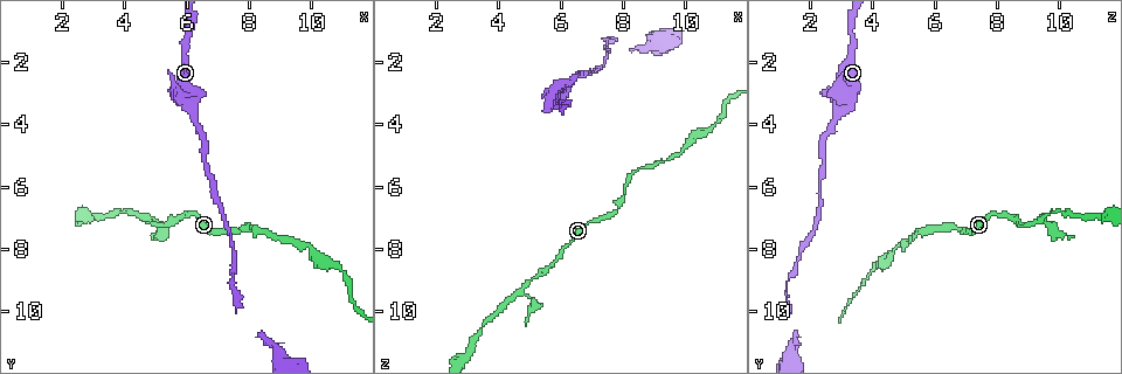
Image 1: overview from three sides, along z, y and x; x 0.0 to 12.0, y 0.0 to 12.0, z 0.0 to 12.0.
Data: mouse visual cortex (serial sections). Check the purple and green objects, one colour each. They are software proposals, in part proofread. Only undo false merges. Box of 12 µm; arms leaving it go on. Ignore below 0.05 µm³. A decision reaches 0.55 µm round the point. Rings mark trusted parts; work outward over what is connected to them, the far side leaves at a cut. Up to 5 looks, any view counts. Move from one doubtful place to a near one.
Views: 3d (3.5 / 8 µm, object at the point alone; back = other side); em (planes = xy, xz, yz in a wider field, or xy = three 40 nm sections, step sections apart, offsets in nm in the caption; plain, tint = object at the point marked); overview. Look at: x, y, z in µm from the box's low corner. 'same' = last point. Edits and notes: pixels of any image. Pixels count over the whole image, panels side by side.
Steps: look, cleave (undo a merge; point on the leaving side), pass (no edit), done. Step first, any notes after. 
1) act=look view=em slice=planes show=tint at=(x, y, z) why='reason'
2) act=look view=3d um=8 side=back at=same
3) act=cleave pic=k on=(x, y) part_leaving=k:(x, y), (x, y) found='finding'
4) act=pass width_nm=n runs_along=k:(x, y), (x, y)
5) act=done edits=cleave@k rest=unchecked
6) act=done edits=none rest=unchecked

act=look view=3d um=8 at=(4.8, 7.0, 9.3) why='a fork'

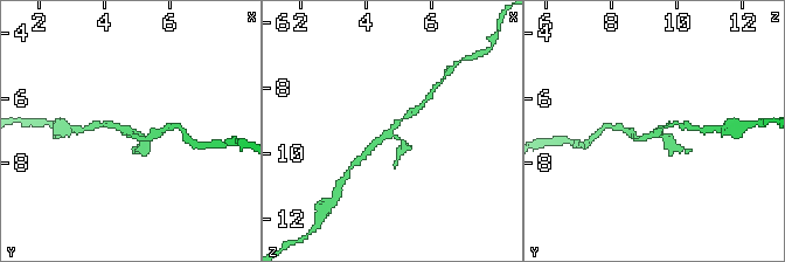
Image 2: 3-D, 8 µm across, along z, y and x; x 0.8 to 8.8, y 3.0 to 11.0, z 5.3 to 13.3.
act=look view=em slice=xy step=3 show=tint at=(4.7, 7.0, 9.4)

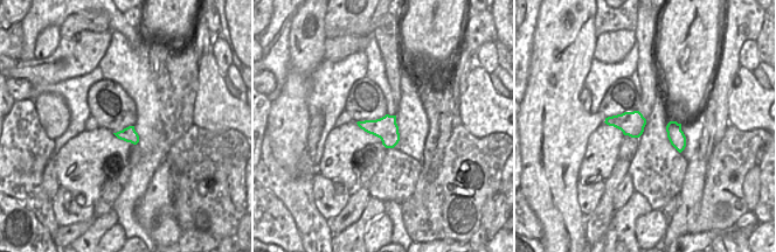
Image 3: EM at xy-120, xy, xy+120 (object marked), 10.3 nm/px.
act=pass width_nm=240 runs_along=2:(415, 110), (366, 153) found='all the same cell'

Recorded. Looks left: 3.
act=look view=3d um=3.5 at=(6.0, 3.4, 3.2) why='calibre changes'

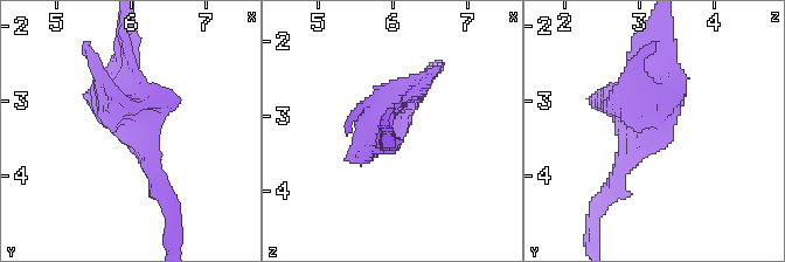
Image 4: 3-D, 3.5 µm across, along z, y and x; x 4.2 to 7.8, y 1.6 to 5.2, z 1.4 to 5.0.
act=look view=em slice=xy step=5 show=plain at=(6.00, 3.40, 3.25)

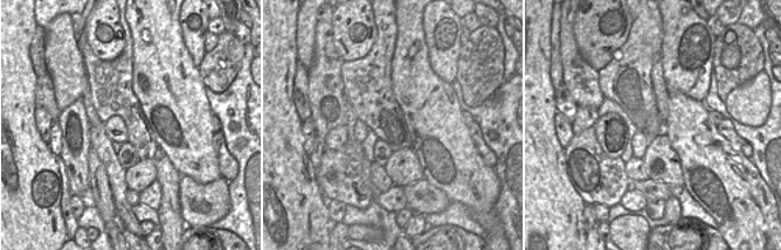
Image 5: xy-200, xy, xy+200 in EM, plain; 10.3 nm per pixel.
act=look view=em slice=xy step=5 show=tint at=same why='where the object lies'

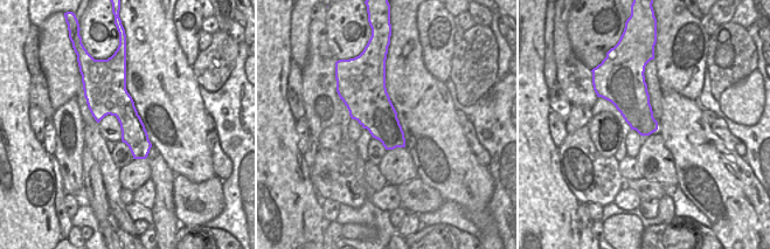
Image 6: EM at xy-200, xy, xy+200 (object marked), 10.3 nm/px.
act=pass runs_along=4:(664, 57), (661, 125), (617, 184) found='one cell here'

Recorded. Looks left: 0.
act=done edits=none rest=unchecked

